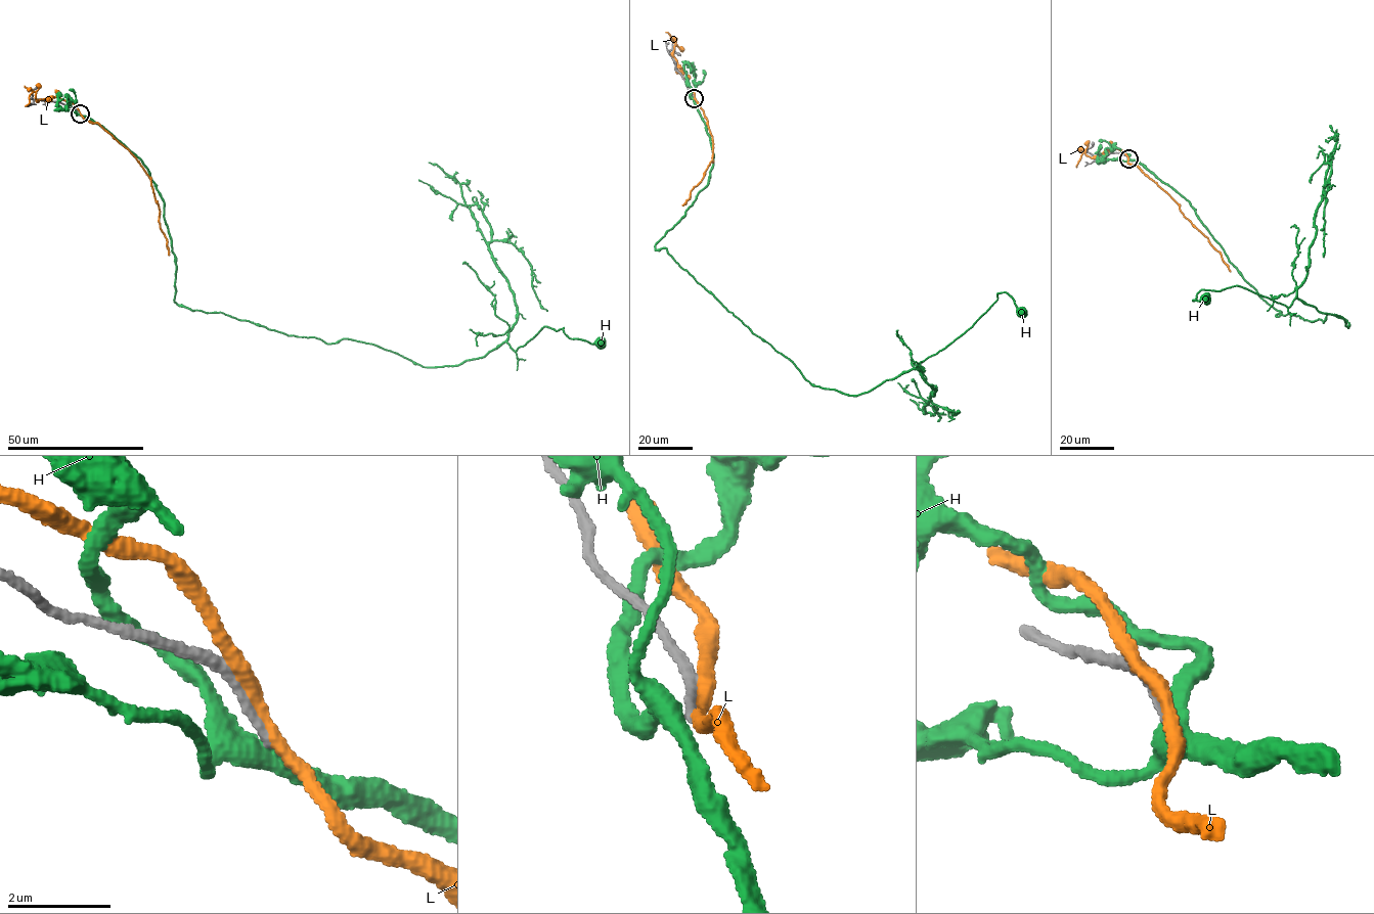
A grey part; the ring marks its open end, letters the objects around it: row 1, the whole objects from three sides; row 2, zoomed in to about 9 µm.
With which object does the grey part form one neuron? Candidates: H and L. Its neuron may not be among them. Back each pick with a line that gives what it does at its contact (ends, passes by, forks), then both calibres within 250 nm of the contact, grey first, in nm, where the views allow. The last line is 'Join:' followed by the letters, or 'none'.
Join: none

